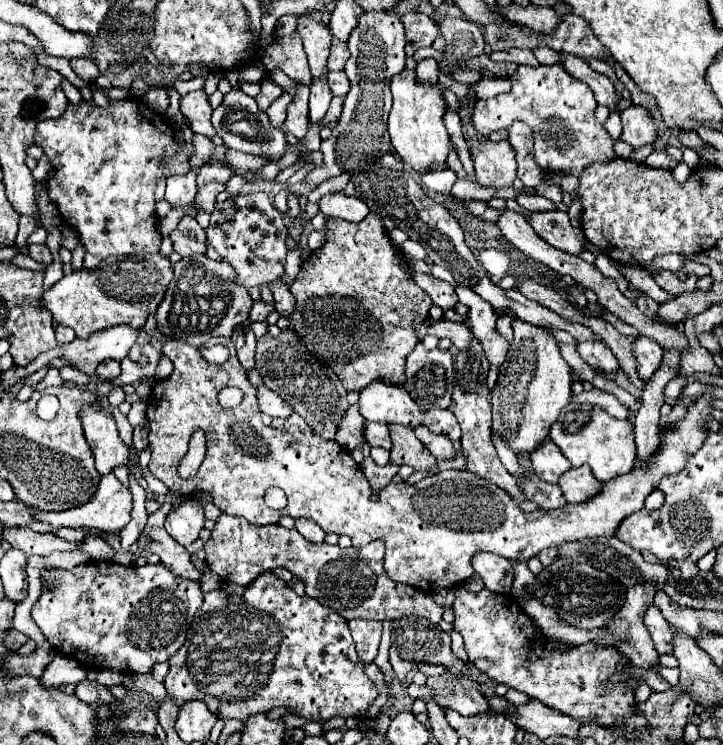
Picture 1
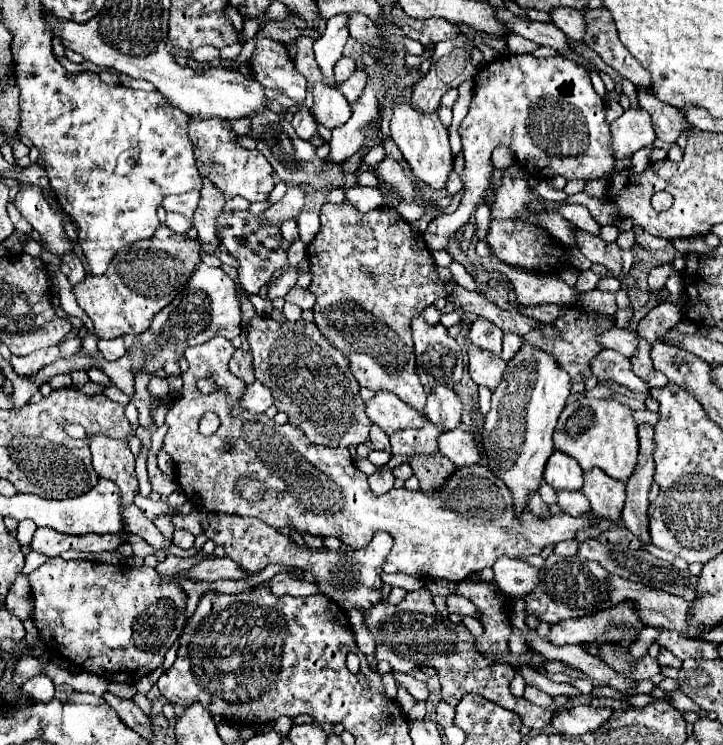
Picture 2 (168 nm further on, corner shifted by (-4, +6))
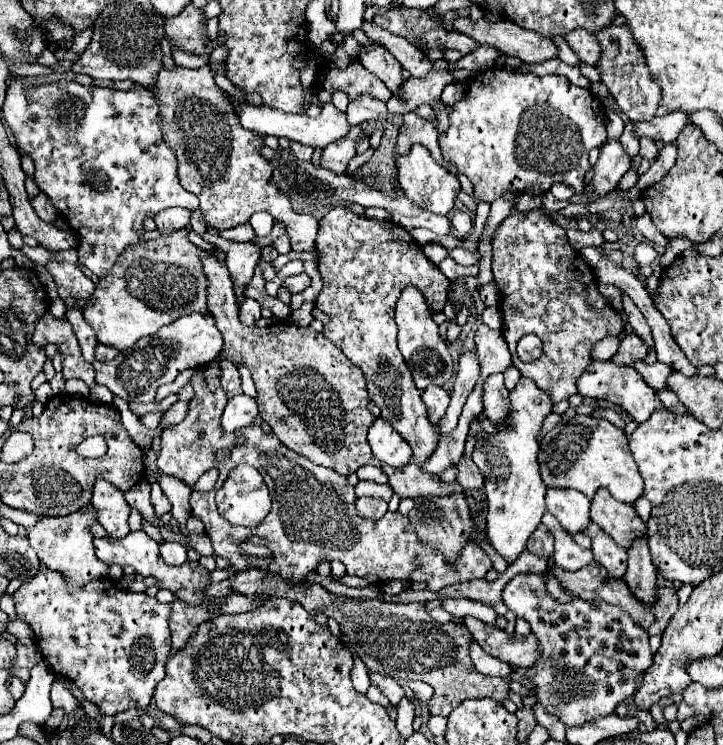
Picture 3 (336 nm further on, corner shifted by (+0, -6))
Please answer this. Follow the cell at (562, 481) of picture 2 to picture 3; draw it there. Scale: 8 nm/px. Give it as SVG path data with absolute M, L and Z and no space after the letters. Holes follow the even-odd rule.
M548 488L546 508L570 532L582 532L590 520L590 498L574 488Z

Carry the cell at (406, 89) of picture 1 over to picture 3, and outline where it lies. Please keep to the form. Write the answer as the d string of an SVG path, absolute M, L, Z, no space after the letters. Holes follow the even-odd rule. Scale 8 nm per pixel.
M412 144L408 154L398 154L396 156L396 166L398 166L398 182L404 194L418 206L434 212L434 214L448 214L454 208L456 194L460 190L460 182L456 176L452 176L444 166L440 166L430 150L420 144Z

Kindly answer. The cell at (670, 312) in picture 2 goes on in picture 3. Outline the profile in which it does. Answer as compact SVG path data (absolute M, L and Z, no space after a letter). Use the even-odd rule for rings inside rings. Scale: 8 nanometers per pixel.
M632 332L632 334L628 334L624 340L622 340L622 344L620 344L620 348L618 348L618 352L616 352L616 356L612 358L616 364L622 364L622 366L628 366L628 364L632 364L632 360L642 360L642 358L646 358L648 356L648 346L646 346L646 342L636 334L636 332Z

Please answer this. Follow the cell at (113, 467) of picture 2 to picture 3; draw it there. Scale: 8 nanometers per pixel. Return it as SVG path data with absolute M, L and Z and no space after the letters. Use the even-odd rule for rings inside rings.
M98 476L94 482L92 506L98 512L98 522L108 530L112 538L122 538L130 532L128 528L130 506L124 498L124 492L112 486L112 482L104 480L102 476Z

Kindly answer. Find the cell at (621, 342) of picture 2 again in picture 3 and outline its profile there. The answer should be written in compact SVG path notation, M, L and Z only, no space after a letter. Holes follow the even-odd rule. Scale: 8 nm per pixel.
M636 360L632 362L632 368L646 380L646 384L654 390L664 390L664 380L668 378L668 372L672 372L672 368L654 362L654 364L646 364L644 360Z

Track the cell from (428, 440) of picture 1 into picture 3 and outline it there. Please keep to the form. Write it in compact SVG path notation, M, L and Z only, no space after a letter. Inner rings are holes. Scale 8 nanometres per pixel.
M462 456L462 458L458 460L456 468L458 468L456 482L458 482L464 490L468 490L468 492L470 492L470 490L478 490L478 488L482 488L484 478L482 478L482 474L480 474L478 466L472 462L472 458Z

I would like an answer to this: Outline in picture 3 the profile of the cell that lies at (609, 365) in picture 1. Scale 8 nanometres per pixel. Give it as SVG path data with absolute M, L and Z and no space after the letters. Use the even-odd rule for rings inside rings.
M594 360L586 368L586 372L580 376L580 380L578 380L576 386L578 386L578 392L582 396L602 398L602 400L608 400L612 404L622 406L636 422L648 420L648 416L656 408L662 408L662 402L658 400L656 392L648 384L644 384L642 376L632 366L620 366L620 364L614 364L612 360Z

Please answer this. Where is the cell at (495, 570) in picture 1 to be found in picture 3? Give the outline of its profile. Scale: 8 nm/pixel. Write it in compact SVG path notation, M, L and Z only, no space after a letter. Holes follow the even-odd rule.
M536 574L514 576L506 584L502 600L518 618L530 622L540 640L542 656L526 676L536 686L538 702L566 726L612 714L624 698L636 692L640 672L652 666L646 630L612 604L598 600L560 604L544 592L544 580Z

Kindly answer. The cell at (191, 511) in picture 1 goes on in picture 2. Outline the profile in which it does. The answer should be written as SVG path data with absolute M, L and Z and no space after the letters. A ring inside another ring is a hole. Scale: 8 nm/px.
M176 530L174 536L172 536L172 544L180 546L182 550L188 550L194 544L194 534L192 532L186 532L186 530Z

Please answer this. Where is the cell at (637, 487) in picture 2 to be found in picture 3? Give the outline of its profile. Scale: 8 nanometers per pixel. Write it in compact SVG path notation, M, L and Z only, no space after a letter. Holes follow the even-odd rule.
M638 536L632 546L628 548L628 570L626 570L626 584L636 592L638 600L652 606L652 592L656 590L656 568L650 560L646 536Z

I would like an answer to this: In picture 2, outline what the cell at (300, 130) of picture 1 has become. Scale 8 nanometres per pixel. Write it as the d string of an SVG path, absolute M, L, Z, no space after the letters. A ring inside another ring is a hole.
M300 108L300 112L292 118L292 126L294 126L296 134L298 134L302 140L306 140L306 142L310 142L312 136L316 134L316 130L318 130L318 124L316 124L316 120L312 118L312 114L310 114L308 108Z

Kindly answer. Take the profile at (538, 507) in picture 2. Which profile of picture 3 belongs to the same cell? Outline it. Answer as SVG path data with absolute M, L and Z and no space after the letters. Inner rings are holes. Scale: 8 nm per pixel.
M538 526L538 528L534 530L534 534L530 536L526 548L528 548L532 554L550 558L552 552L554 552L554 538L552 538L552 532L550 532L548 528L544 528L544 526Z

